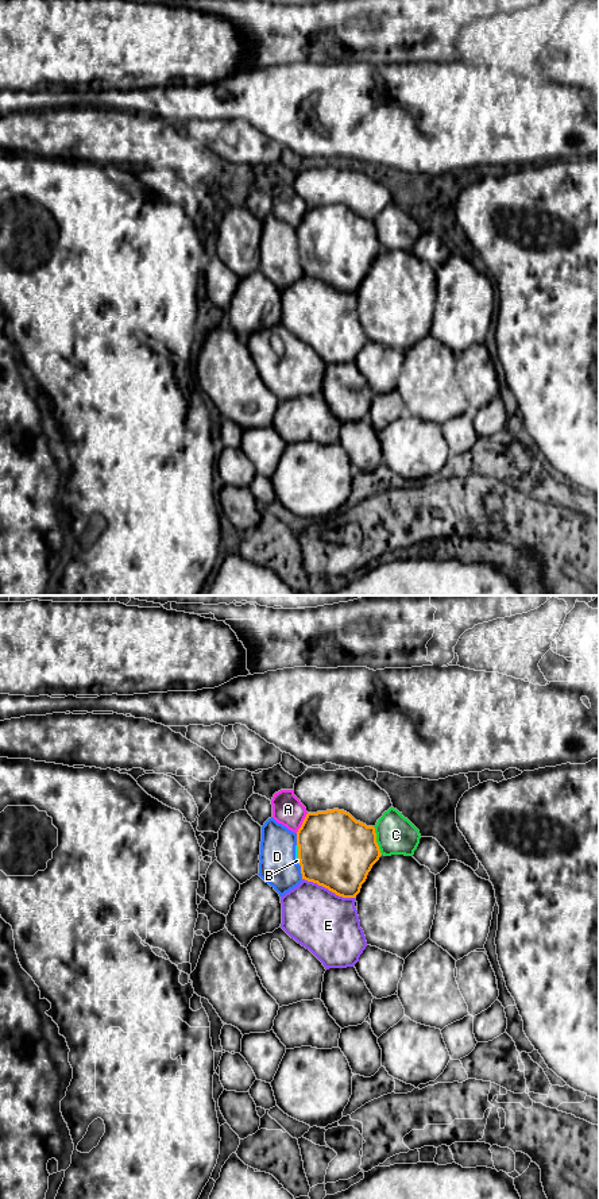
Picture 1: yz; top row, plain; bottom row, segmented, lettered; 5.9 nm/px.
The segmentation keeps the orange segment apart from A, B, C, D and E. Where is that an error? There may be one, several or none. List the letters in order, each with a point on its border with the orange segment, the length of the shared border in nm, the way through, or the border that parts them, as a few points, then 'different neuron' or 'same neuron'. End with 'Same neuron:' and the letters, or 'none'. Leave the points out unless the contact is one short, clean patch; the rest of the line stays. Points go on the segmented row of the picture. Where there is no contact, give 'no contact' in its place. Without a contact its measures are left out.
A: contact yz (302, 822); length 140 nm; different neuron
B: contact yz (298, 854); length 120 nm; different neuron
C: contact yz (375, 840); length 180 nm; different neuron
D: contact yz (301, 871); length 90 nm; different neuron
E: contact yz (329, 890); length 340 nm; different neuron
Same neuron: none

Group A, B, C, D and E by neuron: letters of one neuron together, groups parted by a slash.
A / B D / C / E

